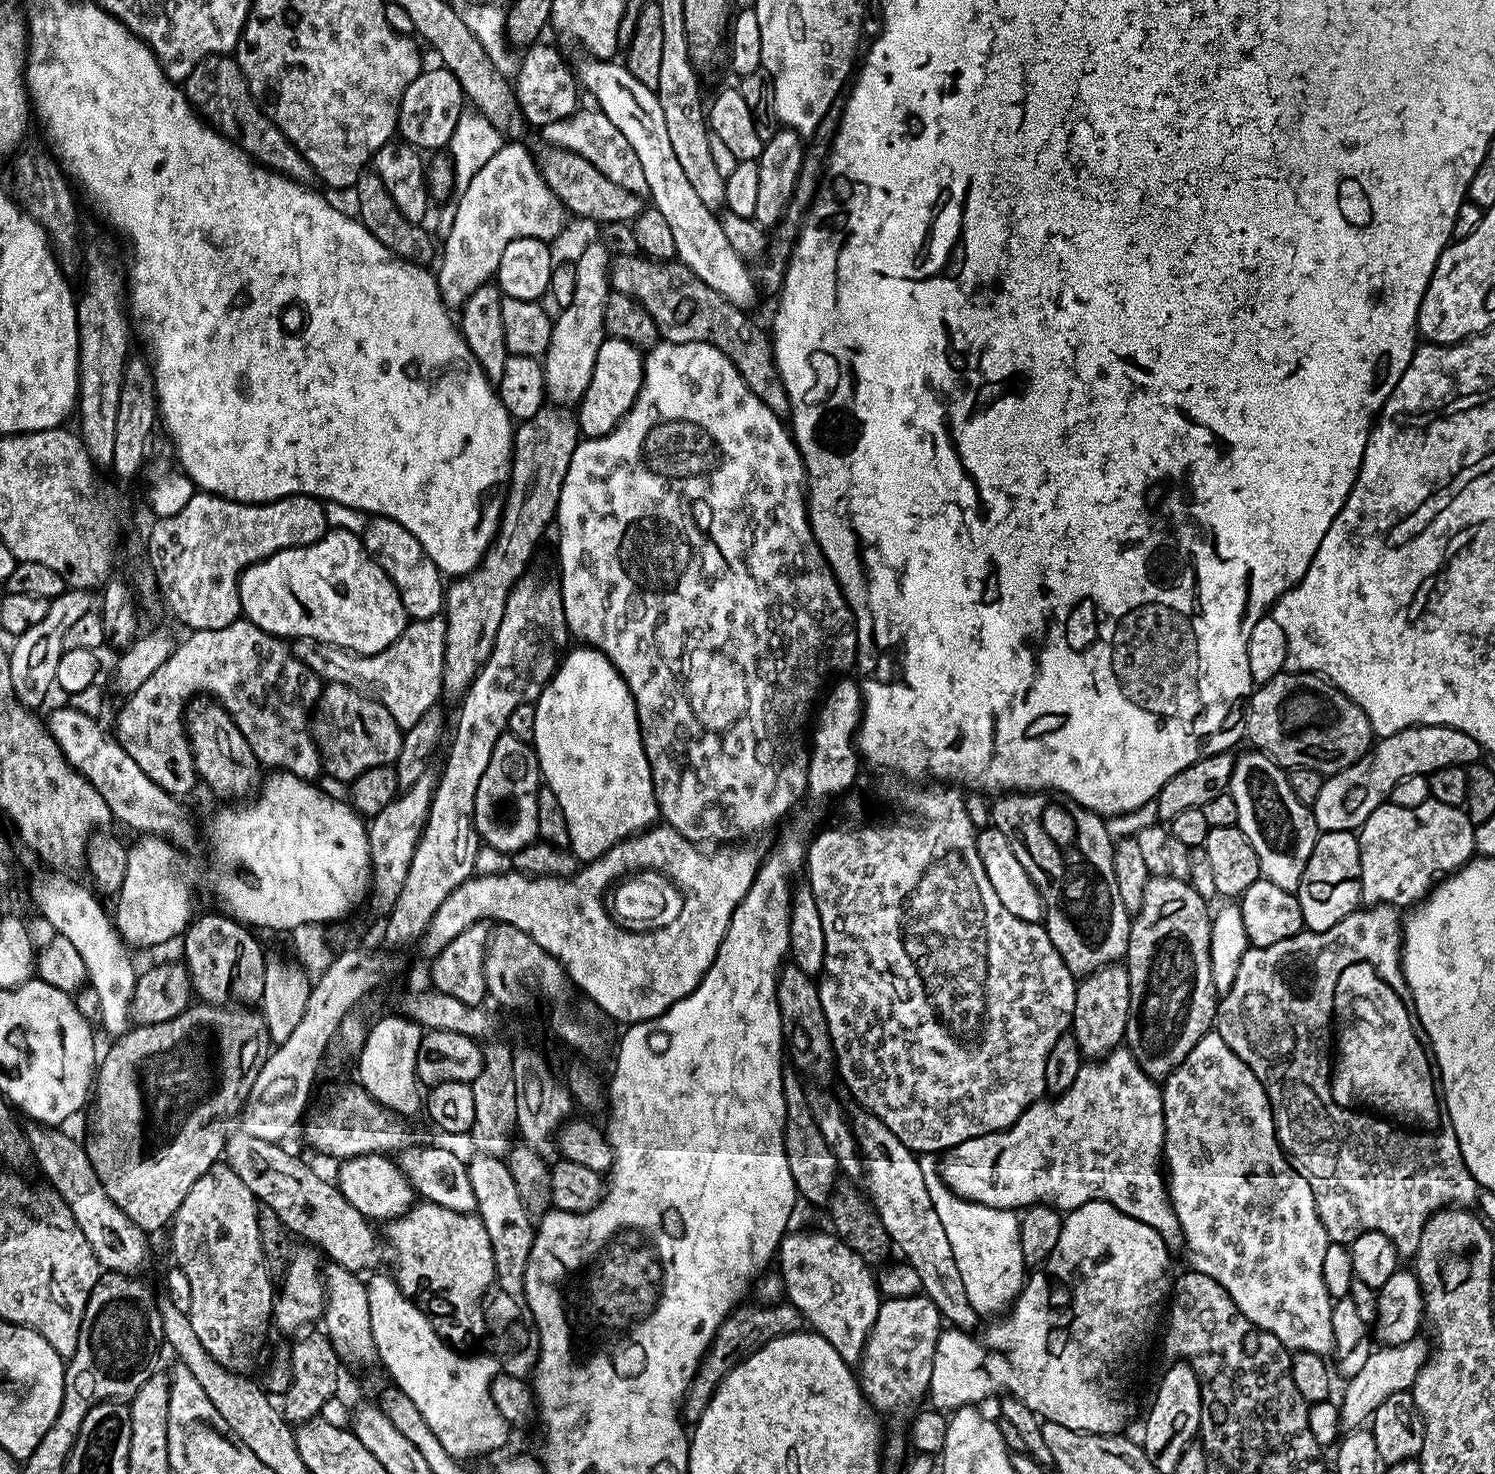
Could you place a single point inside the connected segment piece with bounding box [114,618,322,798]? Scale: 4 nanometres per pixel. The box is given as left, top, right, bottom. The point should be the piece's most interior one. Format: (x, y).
(271, 694)

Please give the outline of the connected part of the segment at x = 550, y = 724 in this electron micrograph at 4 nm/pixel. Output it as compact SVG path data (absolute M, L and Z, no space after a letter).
M576 646L565 655L560 661L552 680L542 690L540 699L535 701L536 713L534 714L534 738L530 741L536 750L536 757L540 763L540 774L543 783L550 790L554 790L554 798L558 798L558 803L562 805L562 814L566 814L566 826L570 830L570 842L568 848L577 861L587 862L596 860L606 854L614 845L627 840L629 836L635 836L637 832L643 832L657 823L660 816L660 807L656 801L656 791L652 781L652 771L650 762L646 758L646 750L642 746L642 734L640 733L640 723L638 722L638 710L626 682L618 674L618 670L610 661L605 658L596 648L587 646Z

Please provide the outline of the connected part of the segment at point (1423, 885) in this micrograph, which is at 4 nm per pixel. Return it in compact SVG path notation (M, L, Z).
M1429 798L1422 806L1407 808L1391 802L1385 802L1366 818L1366 822L1358 829L1360 837L1360 899L1365 905L1380 903L1393 904L1400 910L1421 901L1438 878L1457 870L1476 852L1476 829L1467 811L1463 807L1446 806L1446 802L1438 802Z

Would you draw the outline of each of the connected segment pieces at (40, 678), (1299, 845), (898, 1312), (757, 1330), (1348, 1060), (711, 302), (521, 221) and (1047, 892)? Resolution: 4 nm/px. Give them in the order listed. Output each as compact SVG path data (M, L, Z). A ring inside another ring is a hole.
M65 589L62 595L49 601L47 614L35 626L30 626L20 636L13 639L13 648L9 649L10 680L15 696L20 704L36 710L47 698L50 690L55 687L58 663L64 653L66 630L70 630L72 623L78 622L82 615L93 611L96 600L89 589Z
M1247 751L1236 756L1232 780L1228 783L1228 791L1238 805L1236 827L1250 838L1254 854L1258 854L1261 877L1274 882L1274 886L1282 886L1282 890L1295 892L1314 850L1318 835L1316 819L1312 817L1309 805L1294 798L1285 769L1275 764L1265 752Z
M928 1296L894 1297L881 1303L858 1365L860 1389L881 1417L900 1416L907 1408L915 1409L919 1400L929 1395L932 1359L941 1331L940 1311Z
M777 1302L759 1306L760 1308L743 1307L737 1307L725 1318L720 1329L714 1334L706 1354L700 1360L698 1370L688 1387L688 1393L684 1396L682 1419L685 1425L694 1426L698 1422L698 1418L702 1418L710 1398L714 1398L718 1386L726 1378L726 1374L730 1374L733 1366L746 1359L750 1354L757 1352L762 1346L766 1346L766 1342L791 1332L801 1331L802 1317L793 1304Z
M1371 963L1351 964L1346 966L1346 970L1342 970L1338 978L1332 1014L1334 1067L1331 1069L1330 1079L1334 1102L1338 1102L1338 1106L1343 1108L1371 1110L1408 1130L1435 1132L1441 1127L1442 1100L1438 1095L1437 1081L1434 1079L1434 1064L1414 1027L1414 1016L1405 997L1390 990L1388 982L1380 977L1379 971Z
M640 254L616 256L610 264L610 288L612 292L633 296L642 306L646 306L650 318L654 318L661 337L667 343L706 342L714 345L718 350L722 350L722 354L726 354L726 358L730 358L730 362L736 367L738 374L742 374L748 389L754 394L758 394L758 398L762 402L766 402L766 406L770 406L770 410L775 416L784 418L789 415L790 402L786 394L786 386L782 386L782 378L776 369L776 359L772 353L772 341L769 333L765 329L763 332L748 317L749 313L745 309L734 306L729 300L722 298L722 294L718 294L718 290L710 290L710 286L706 286L706 282L702 282L702 278L693 274L685 264L649 260Z
M520 142L501 143L498 154L470 178L470 186L466 186L464 192L459 193L460 201L454 204L452 213L452 225L450 230L443 237L442 251L438 256L440 269L435 269L434 275L438 282L438 290L444 303L449 309L459 310L463 308L468 296L474 294L481 286L489 283L495 277L498 270L498 262L502 259L502 254L506 251L506 246L523 236L540 236L552 242L554 238L564 228L564 217L566 211L558 197L551 192L550 186L540 173L536 163L536 157L532 152L528 153Z
M1010 792L995 797L992 804L991 827L1006 834L1014 858L1022 862L1022 870L1030 874L1030 882L1044 900L1043 926L1050 942L1061 954L1062 960L1073 976L1083 978L1111 963L1121 961L1128 952L1132 921L1122 898L1118 894L1118 882L1114 882L1112 861L1113 839L1104 825L1105 817L1083 808L1063 792Z

